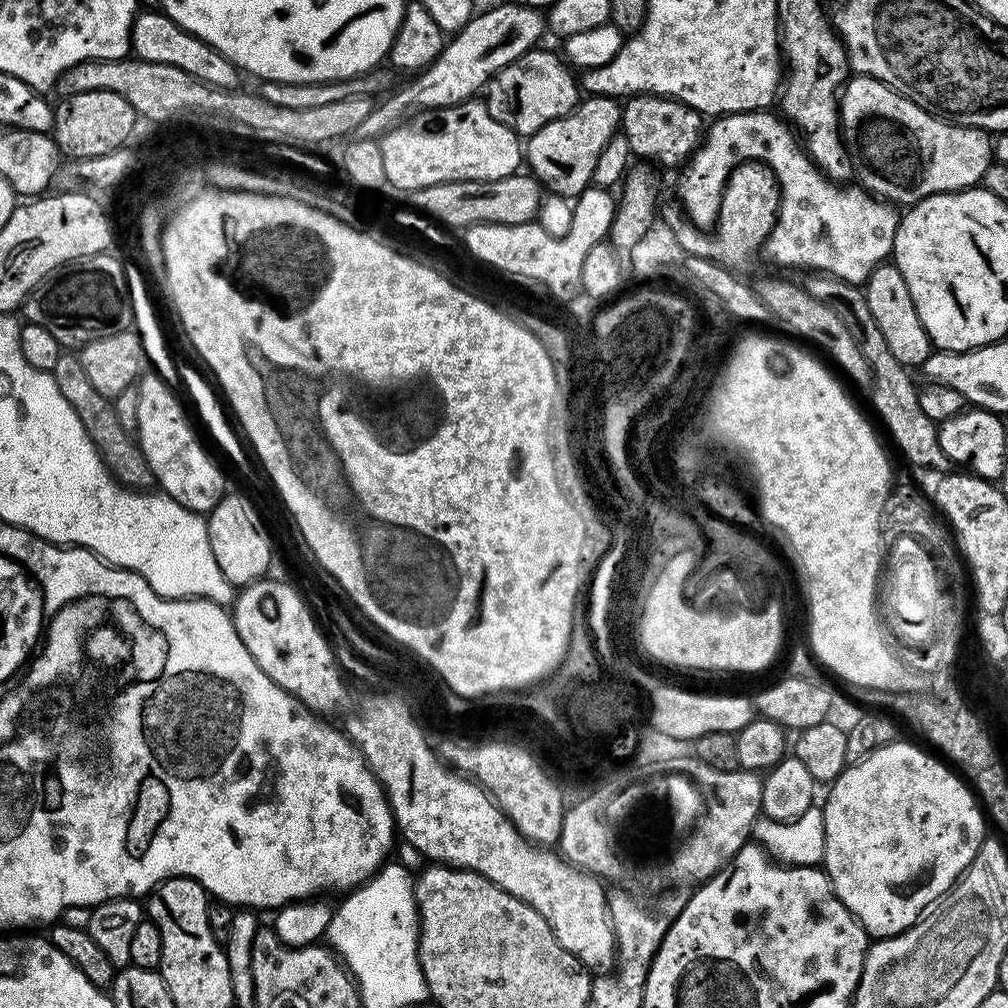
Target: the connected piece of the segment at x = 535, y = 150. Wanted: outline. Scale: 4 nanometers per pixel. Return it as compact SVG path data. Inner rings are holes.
M589 95L577 104L574 114L542 126L526 140L526 164L532 167L531 175L549 193L565 198L578 197L592 184L599 155L621 127L621 109L613 97Z

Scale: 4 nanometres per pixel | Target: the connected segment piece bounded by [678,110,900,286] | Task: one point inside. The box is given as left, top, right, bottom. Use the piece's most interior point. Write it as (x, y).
(844, 232)

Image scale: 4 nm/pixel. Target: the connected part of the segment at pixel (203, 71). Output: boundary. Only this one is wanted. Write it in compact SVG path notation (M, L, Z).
M141 11L132 24L131 51L139 59L178 66L214 88L232 90L237 87L238 69L236 65L231 64L226 56L199 40L197 36L193 36L191 32L186 32L183 28L178 27L170 17L164 15L163 11L155 11Z

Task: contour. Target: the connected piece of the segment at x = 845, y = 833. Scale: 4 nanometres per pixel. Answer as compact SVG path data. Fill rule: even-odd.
M919 743L916 744L887 744L874 750L857 764L848 764L844 773L832 781L827 789L828 801L822 804L825 824L822 867L832 881L836 897L844 903L848 913L866 929L869 937L878 940L907 933L972 867L972 860L986 838L985 813L978 803L977 793L959 775L956 777L943 759L935 760L930 753L919 748ZM932 830L940 840L940 852L920 852L918 846L922 842L932 842Z

